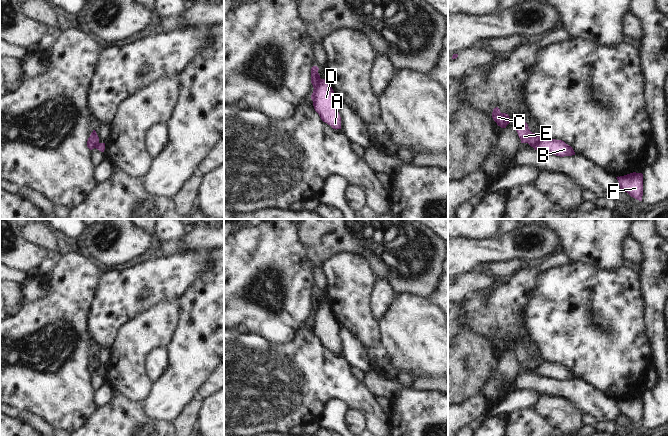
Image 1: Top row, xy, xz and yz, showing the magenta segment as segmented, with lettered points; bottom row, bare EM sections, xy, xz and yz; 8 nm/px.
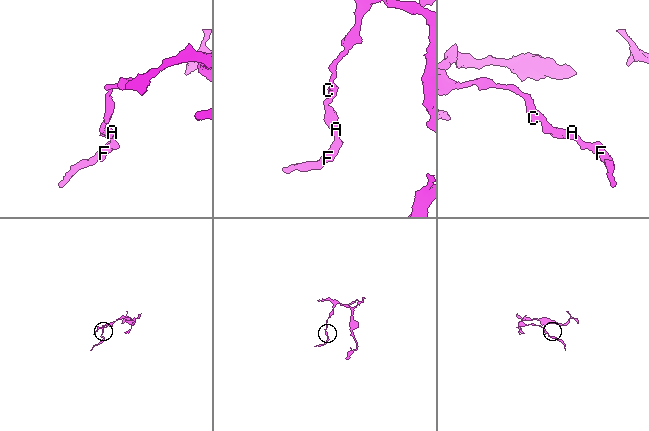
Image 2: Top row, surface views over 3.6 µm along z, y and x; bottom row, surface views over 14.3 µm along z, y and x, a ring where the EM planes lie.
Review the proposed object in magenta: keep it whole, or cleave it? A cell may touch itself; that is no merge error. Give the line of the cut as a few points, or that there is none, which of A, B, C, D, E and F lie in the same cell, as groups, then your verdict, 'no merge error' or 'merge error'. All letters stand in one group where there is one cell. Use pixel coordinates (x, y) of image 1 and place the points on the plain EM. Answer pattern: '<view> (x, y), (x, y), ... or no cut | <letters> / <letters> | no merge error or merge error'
yz (541, 360), (540, 364), (532, 370) | A B D F / C E | merge error

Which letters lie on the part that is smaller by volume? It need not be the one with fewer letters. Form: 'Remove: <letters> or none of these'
Remove: A, B, D, F

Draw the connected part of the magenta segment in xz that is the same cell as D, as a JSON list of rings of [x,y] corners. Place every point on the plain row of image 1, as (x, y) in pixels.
[[[328,303],[320,304],[319,309],[313,314],[311,323],[321,344],[333,353],[341,353],[341,341],[338,336],[340,326]]]

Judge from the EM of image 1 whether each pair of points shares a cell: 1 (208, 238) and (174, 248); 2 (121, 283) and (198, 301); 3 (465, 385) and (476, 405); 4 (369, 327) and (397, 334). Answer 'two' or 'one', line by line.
1: one
2: two
3: two
4: two

